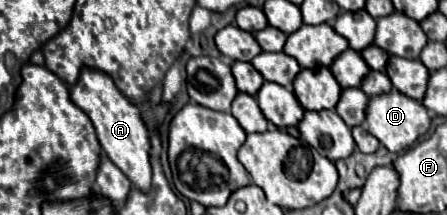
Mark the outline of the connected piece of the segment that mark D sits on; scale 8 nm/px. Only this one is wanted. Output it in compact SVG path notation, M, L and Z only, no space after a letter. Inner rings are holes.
M395 88L385 92L385 94L379 94L379 96L371 96L369 98L369 104L367 104L367 116L365 116L365 124L367 124L367 130L389 150L389 152L403 152L405 148L413 146L413 142L423 136L429 126L431 126L431 118L427 114L427 108L409 98L409 96L403 96L401 92L397 92Z

